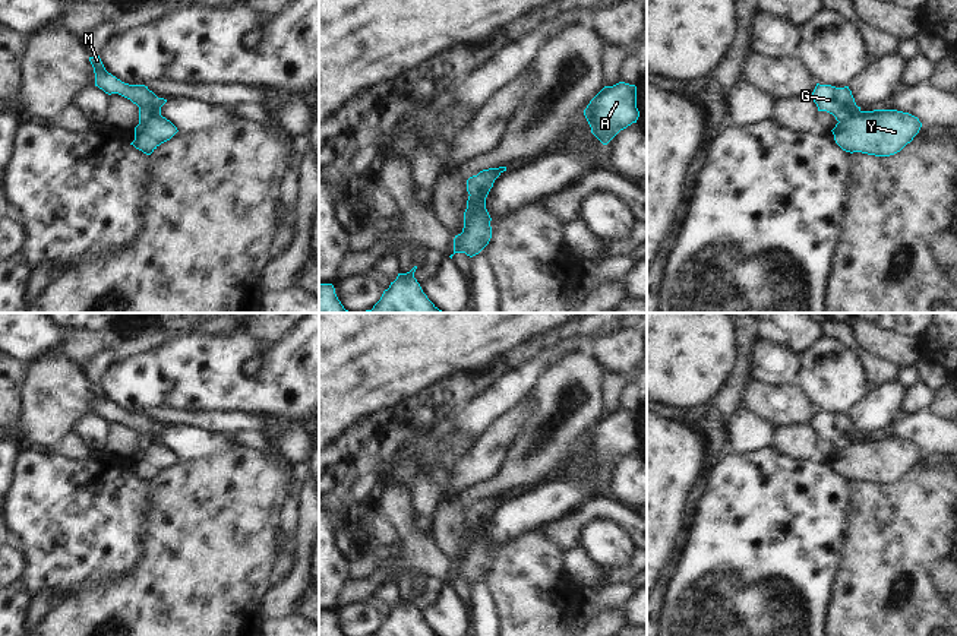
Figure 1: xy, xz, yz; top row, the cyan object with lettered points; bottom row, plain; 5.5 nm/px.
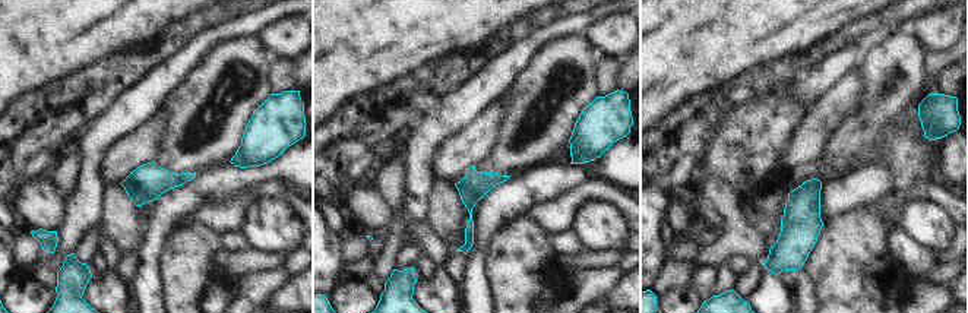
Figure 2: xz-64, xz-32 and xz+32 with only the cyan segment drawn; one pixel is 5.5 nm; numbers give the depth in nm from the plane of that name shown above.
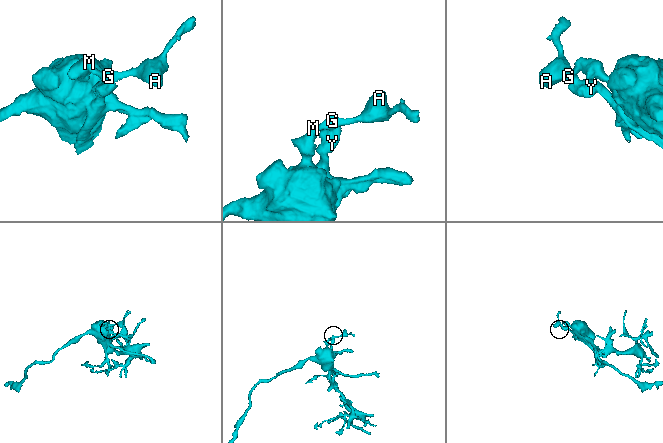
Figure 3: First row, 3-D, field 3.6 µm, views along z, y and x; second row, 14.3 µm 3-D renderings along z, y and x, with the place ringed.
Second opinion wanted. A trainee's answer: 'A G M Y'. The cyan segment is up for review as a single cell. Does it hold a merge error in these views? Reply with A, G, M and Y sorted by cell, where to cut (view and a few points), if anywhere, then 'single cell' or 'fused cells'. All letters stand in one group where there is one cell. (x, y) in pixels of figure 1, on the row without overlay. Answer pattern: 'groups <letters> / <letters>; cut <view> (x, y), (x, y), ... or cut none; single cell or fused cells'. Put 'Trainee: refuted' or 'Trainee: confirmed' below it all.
groups A G M / Y; cut xz (492, 509), (485, 515), (477, 515), (470, 522); fused cells
Trainee: refuted

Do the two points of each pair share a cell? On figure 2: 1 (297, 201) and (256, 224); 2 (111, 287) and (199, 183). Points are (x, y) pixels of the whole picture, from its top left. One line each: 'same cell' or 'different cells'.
1: different cells
2: different cells

